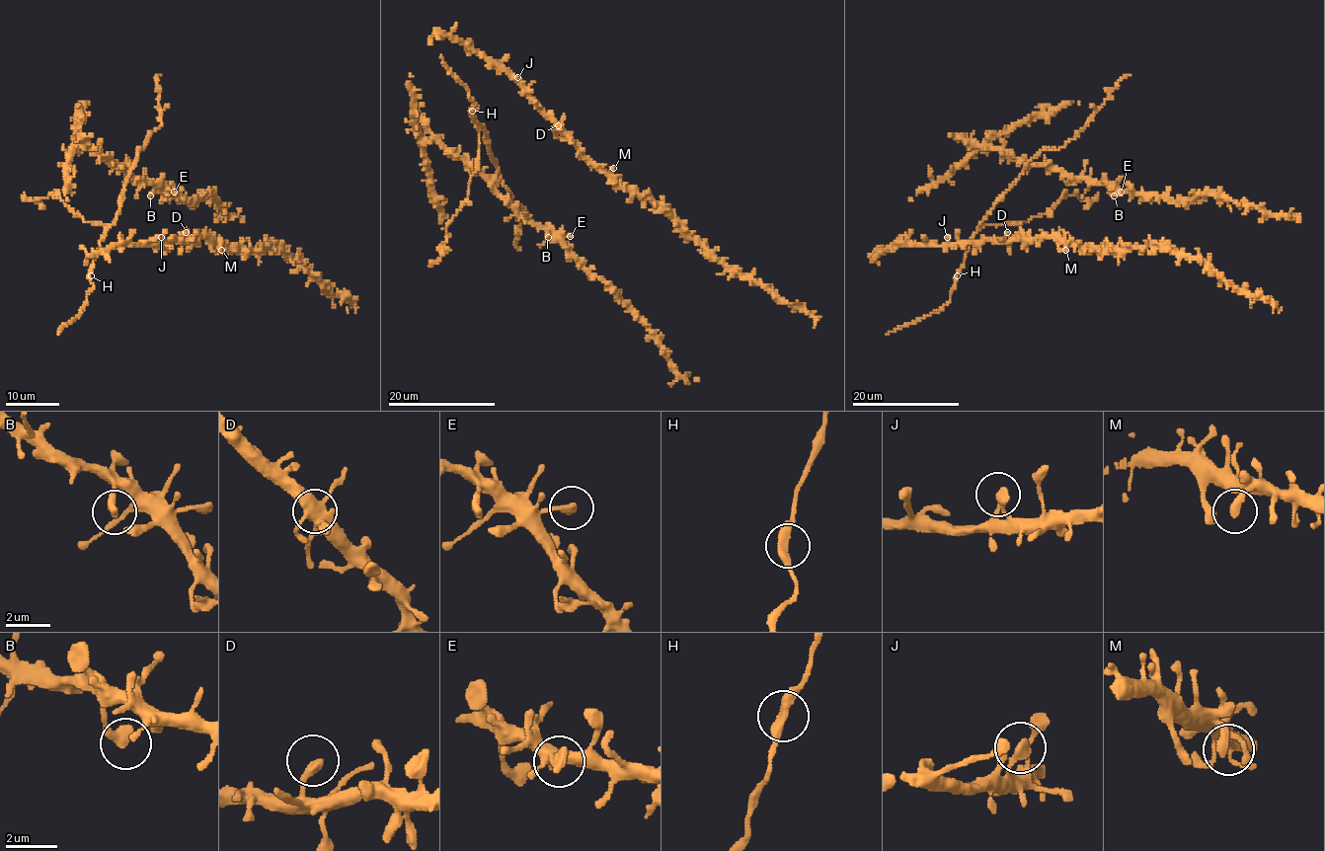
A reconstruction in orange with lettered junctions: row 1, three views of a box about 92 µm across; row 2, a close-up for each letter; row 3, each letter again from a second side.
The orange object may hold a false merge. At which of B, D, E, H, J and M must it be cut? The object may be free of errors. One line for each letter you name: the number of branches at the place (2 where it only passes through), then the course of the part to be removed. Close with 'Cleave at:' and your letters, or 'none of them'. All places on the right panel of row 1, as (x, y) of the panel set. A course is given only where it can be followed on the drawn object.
Cleave at: none of them

